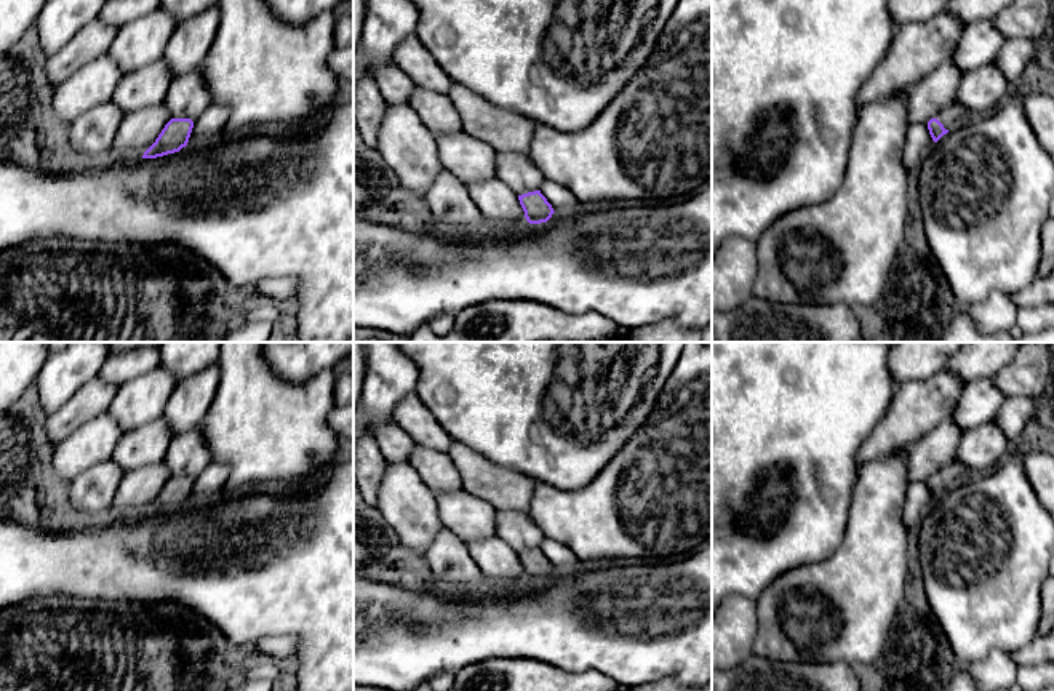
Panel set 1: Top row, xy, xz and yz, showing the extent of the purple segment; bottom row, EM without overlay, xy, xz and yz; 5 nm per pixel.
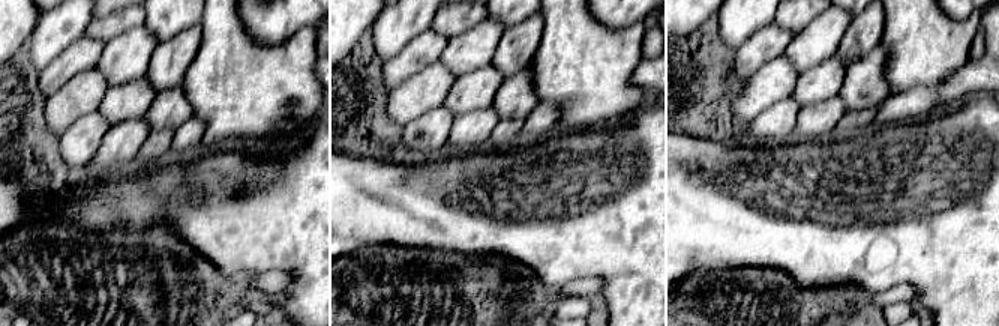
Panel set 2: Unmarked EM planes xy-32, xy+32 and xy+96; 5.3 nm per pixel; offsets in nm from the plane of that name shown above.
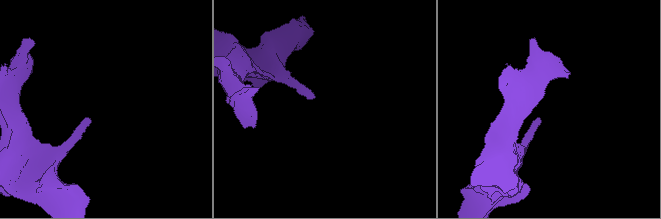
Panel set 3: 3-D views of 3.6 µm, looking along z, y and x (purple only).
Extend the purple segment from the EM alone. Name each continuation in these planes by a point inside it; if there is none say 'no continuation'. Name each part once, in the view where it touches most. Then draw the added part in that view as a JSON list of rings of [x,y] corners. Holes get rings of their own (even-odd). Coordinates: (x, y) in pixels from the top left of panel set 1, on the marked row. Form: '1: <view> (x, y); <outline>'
1: yz (950, 115); [[[950,104],[932,118],[937,118],[950,131],[958,122],[969,123],[974,117],[958,104]]]

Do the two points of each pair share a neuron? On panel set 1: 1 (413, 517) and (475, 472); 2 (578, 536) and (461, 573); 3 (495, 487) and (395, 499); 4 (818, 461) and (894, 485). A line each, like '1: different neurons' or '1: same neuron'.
1: same neuron
2: different neurons
3: same neuron
4: different neurons

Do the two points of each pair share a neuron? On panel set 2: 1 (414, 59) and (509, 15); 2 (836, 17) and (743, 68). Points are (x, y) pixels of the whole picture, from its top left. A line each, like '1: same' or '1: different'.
1: same
2: same

